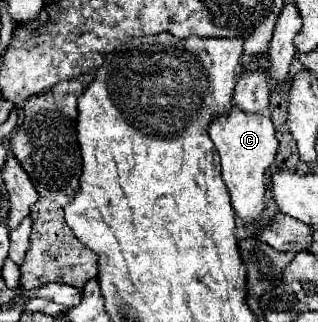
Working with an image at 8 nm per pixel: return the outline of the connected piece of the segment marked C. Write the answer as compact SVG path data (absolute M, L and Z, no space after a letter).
M232 108L228 116L216 118L208 134L218 150L220 164L222 164L222 180L230 192L232 206L238 214L238 218L244 224L256 226L260 220L264 220L266 210L266 192L268 192L268 180L272 174L272 166L278 154L278 140L276 130L272 126L272 120L268 116L246 116L240 114L240 110Z

